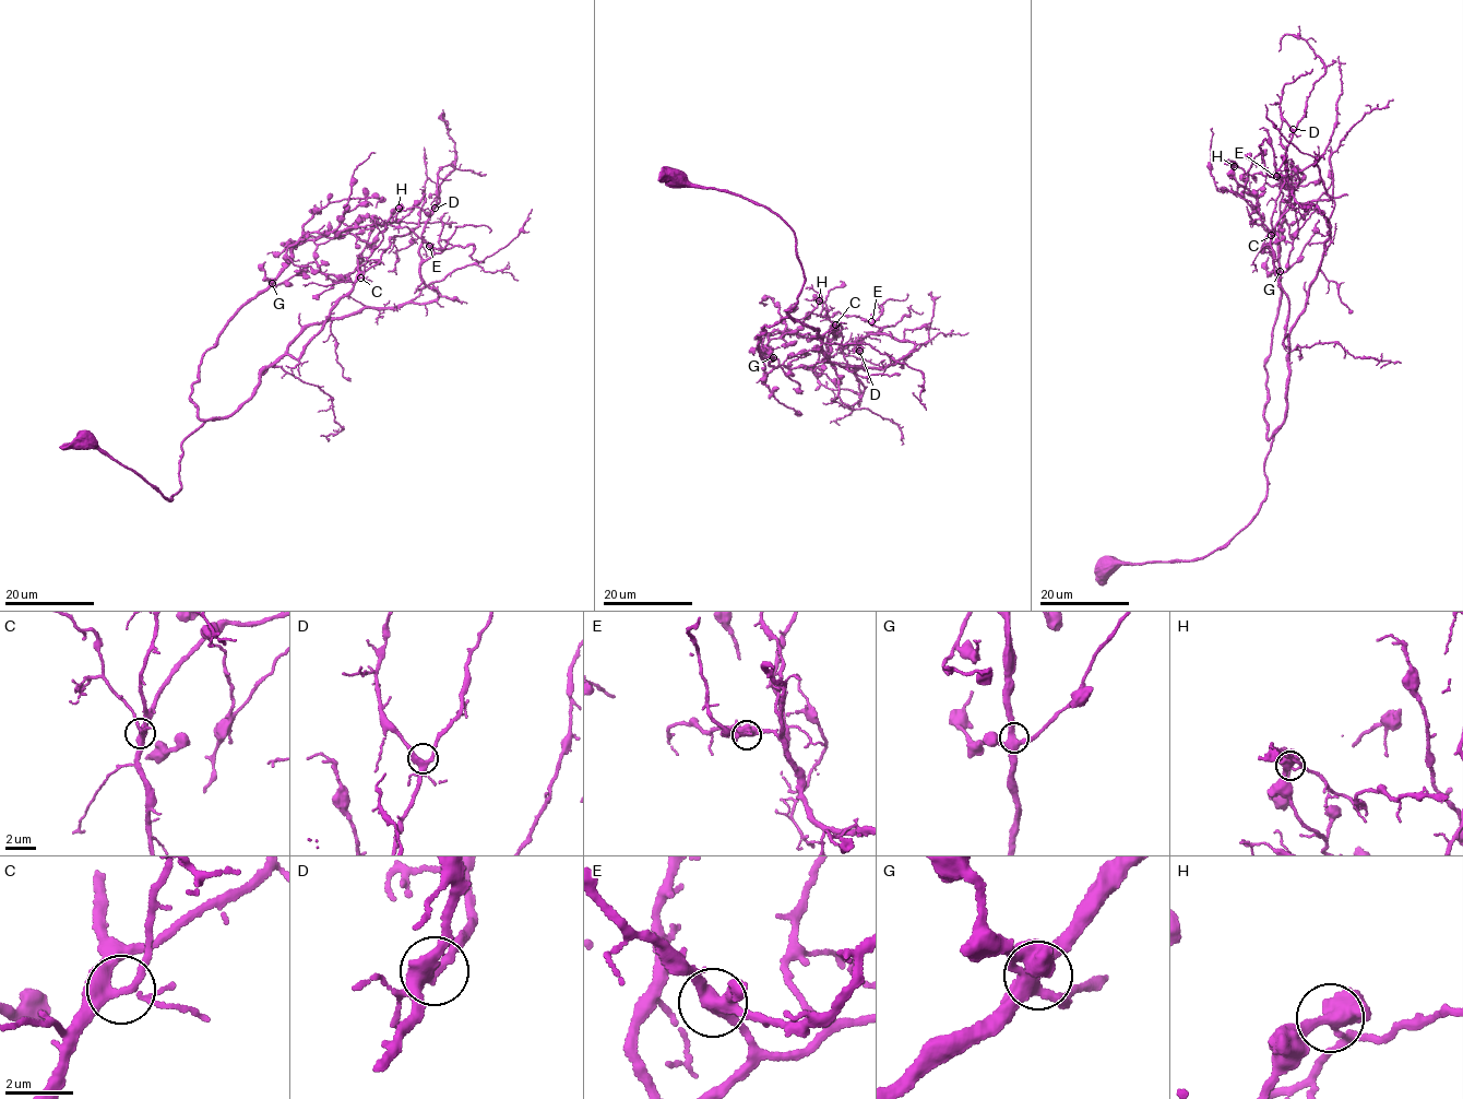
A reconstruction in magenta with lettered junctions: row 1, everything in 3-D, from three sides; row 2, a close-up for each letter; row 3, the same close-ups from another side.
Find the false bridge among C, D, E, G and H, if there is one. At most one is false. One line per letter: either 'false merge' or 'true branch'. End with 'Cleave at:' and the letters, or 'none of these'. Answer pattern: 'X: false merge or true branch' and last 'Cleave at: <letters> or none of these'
C: true branch
D: true branch
E: true branch
G: true branch
H: true branch
Cleave at: none of these

